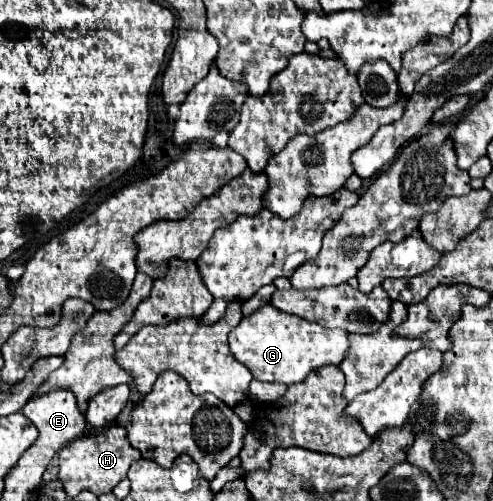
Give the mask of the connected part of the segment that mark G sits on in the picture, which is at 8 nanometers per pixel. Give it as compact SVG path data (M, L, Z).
M268 303L264 307L260 307L256 313L252 313L250 317L244 317L240 321L240 325L236 329L232 329L228 341L230 341L230 349L232 349L232 355L236 357L236 361L246 365L248 371L256 379L270 381L270 383L284 383L284 385L304 381L304 377L308 377L308 373L312 369L318 369L322 365L340 365L340 361L344 361L344 357L348 353L348 333L344 333L342 329L324 329L322 325L280 313L276 307L272 307Z

